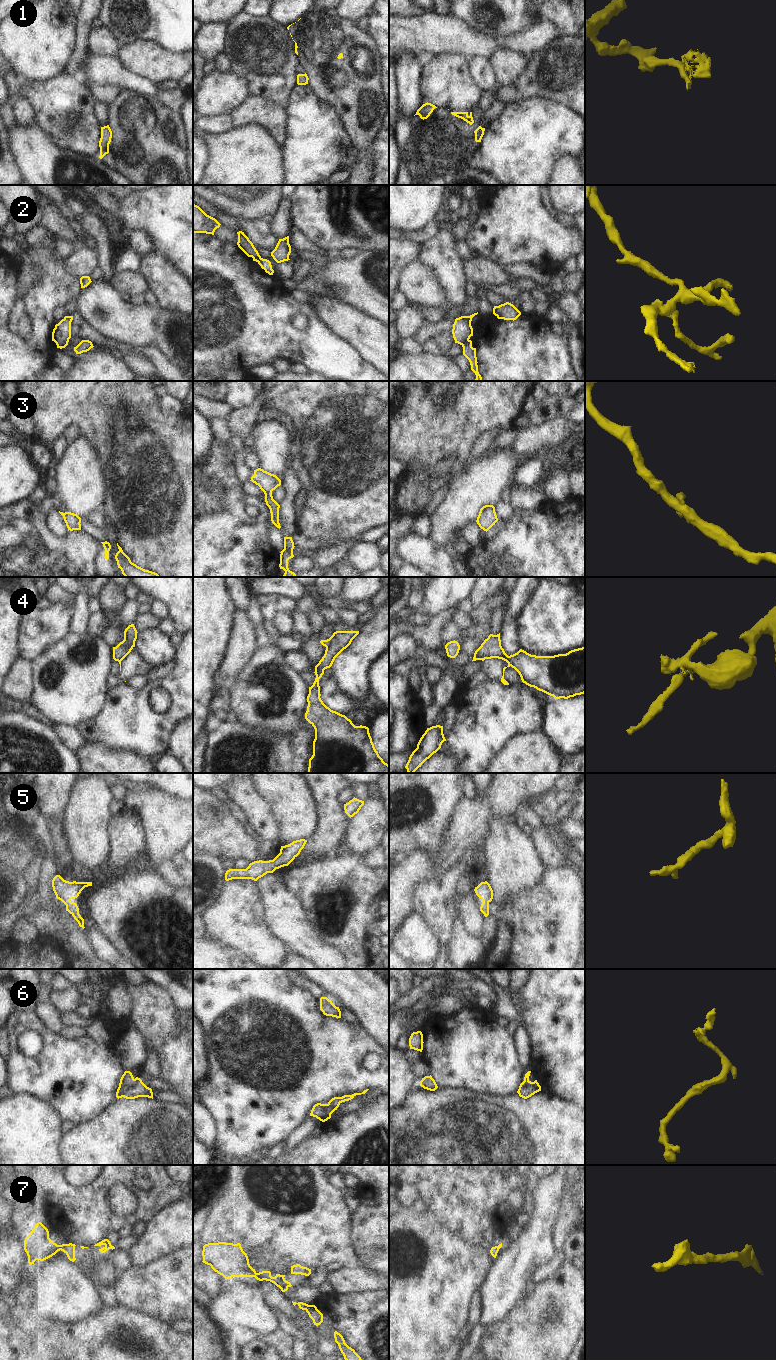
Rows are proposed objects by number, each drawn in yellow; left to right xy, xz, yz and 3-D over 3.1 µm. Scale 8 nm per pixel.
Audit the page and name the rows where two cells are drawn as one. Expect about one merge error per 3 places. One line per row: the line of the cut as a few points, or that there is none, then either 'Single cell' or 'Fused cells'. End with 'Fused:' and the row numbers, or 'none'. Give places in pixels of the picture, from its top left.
1: Split along xz (304, 74), (307, 80). Fused cells
2: Split along yz (468, 339), (462, 345). Fused cells
3: No split. Single cell
4: Split along yz (504, 658), (510, 665). Fused cells
5: No split. Single cell
6: No split. Single cell
7: No split. Single cell
Fused: 1, 2, 4.

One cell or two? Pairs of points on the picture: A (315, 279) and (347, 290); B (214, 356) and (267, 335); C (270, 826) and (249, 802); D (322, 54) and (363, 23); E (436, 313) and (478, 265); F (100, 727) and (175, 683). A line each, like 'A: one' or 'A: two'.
A: one
B: one
C: one
D: two
E: two
F: one

